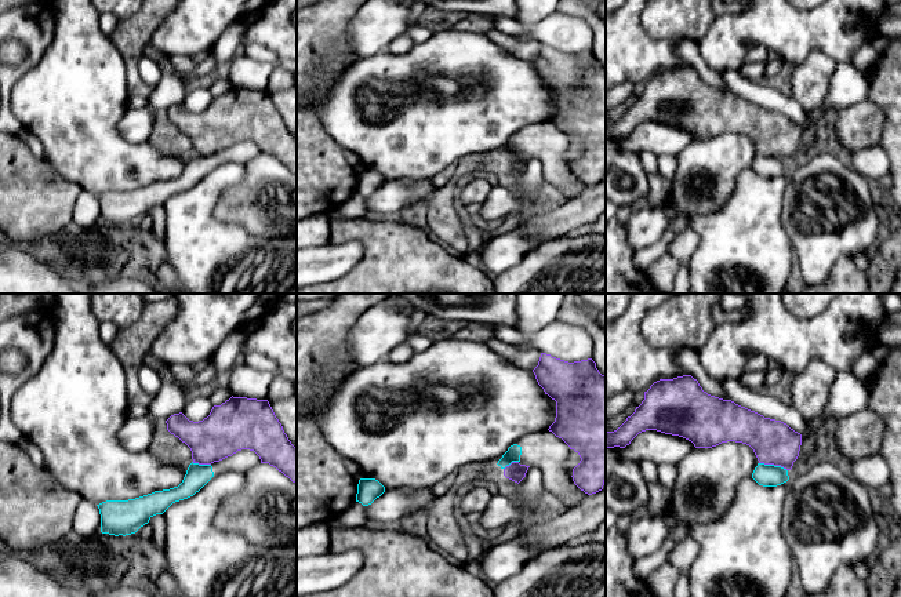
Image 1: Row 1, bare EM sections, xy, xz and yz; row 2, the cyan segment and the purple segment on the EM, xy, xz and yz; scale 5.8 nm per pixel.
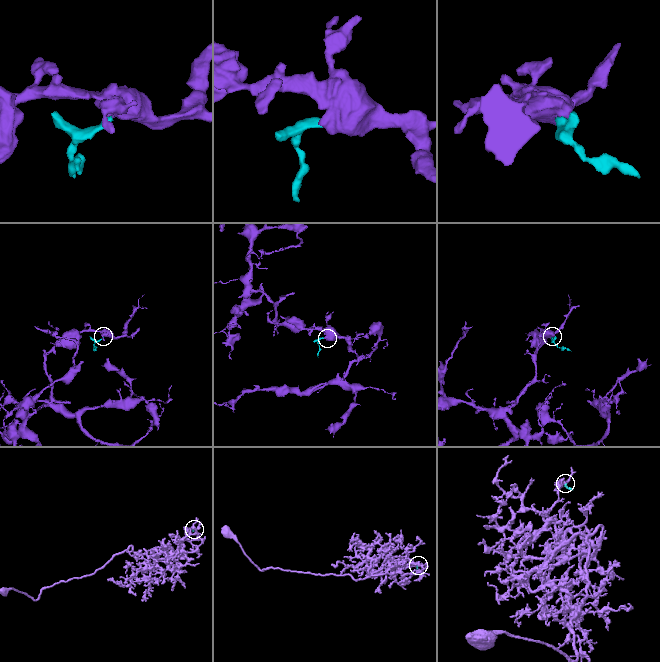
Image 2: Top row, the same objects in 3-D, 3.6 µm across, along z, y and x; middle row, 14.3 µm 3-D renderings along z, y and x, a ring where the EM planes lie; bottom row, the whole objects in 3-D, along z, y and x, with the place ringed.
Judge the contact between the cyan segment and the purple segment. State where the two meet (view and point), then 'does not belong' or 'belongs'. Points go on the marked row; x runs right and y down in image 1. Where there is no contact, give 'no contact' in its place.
meets cyan in yz at (773, 465); does not belong

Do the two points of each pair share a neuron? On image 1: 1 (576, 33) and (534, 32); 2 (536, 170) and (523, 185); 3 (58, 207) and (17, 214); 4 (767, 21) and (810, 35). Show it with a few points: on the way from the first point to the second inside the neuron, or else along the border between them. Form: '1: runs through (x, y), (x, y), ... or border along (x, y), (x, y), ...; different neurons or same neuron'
1: runs through (566, 33), (544, 32); same neuron
2: runs through (533, 174), (527, 181); same neuron
3: runs through (48, 207), (26, 207); same neuron
4: runs through (778, 26), (788, 32), (799, 32); same neuron

